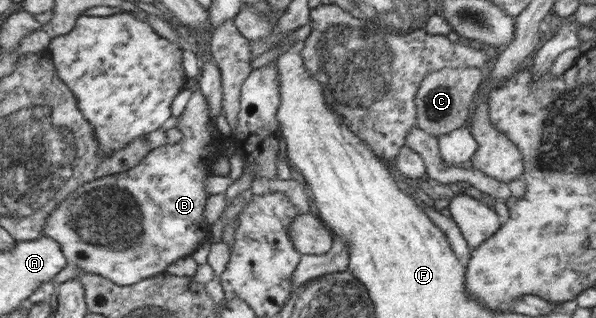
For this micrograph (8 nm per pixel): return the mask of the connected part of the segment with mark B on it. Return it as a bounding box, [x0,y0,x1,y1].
[44,90,228,286]

